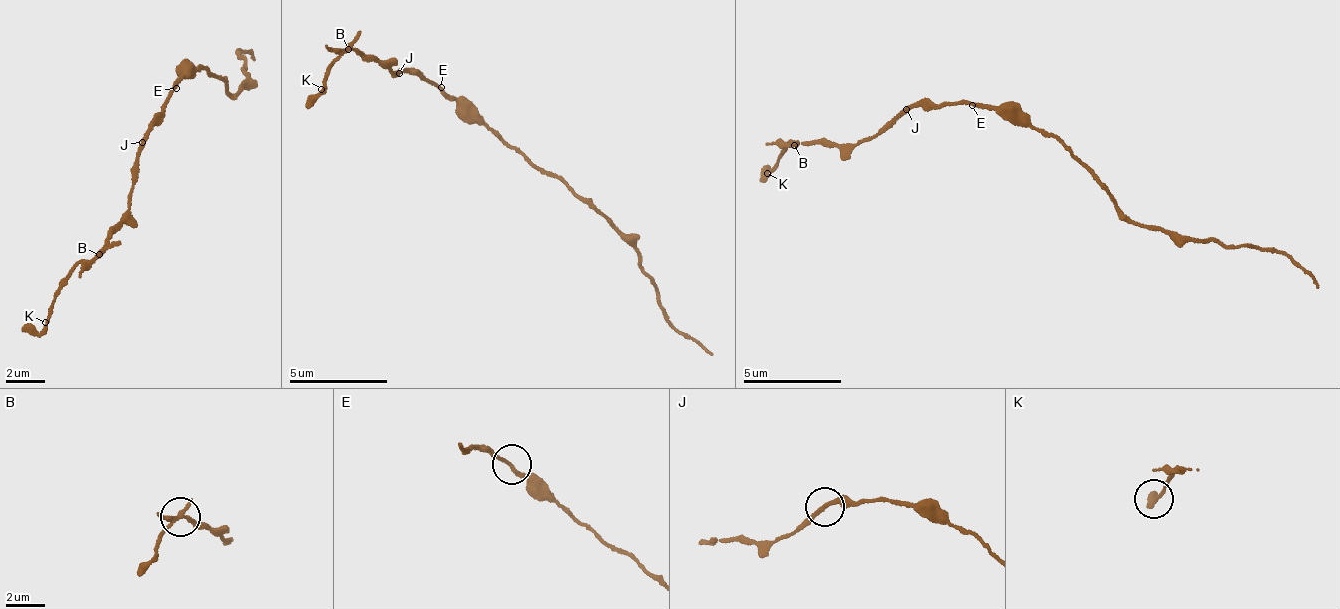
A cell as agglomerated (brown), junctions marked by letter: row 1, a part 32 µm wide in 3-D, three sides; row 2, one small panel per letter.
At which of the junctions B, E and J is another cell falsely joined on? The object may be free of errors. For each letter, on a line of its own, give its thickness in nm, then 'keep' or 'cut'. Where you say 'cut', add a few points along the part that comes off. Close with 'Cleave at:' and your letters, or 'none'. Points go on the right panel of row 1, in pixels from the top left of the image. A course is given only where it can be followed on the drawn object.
B: 160 nm | cut | (792, 143), (784, 146), (767, 170)
E: 170 nm | keep
J: 190 nm | keep
Cleave at: B

